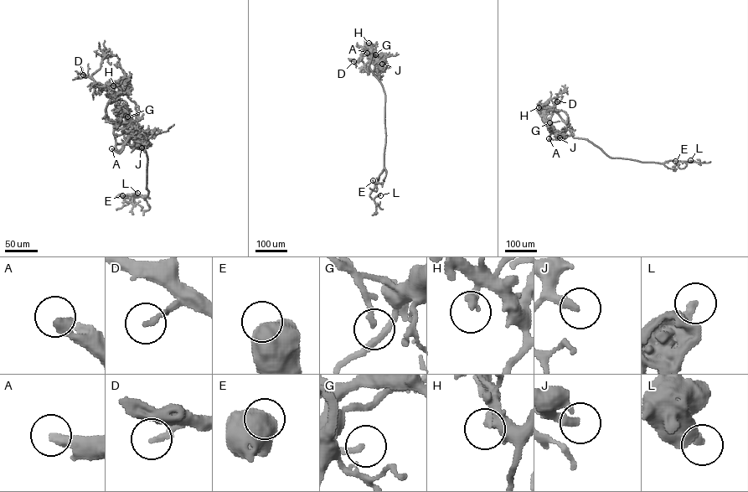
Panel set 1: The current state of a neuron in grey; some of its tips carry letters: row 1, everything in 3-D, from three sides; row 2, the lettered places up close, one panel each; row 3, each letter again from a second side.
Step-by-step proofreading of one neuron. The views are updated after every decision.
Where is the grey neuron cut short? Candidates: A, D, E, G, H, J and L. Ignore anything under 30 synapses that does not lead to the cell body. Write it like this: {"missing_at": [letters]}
{"missing_at": ["A", "G", "J"]}

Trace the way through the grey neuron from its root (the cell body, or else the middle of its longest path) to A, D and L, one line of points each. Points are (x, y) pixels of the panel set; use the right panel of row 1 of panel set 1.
A: (590, 142), (571, 135), (549, 137), (548, 140), (549, 138)
D: (590, 142), (571, 135), (550, 138), (550, 130), (544, 118), (542, 108), (553, 106), (557, 101)
L: (590, 142), (611, 157), (660, 163), (690, 160)

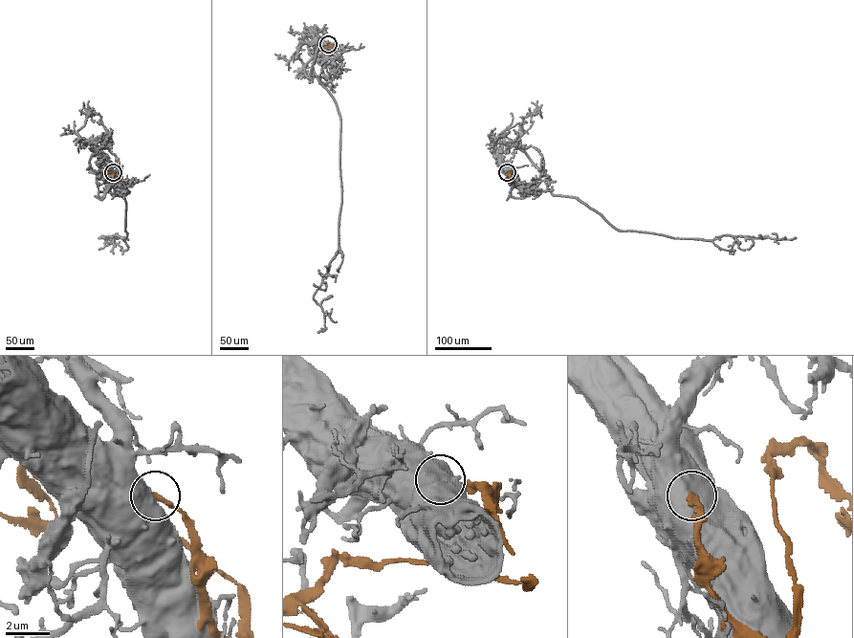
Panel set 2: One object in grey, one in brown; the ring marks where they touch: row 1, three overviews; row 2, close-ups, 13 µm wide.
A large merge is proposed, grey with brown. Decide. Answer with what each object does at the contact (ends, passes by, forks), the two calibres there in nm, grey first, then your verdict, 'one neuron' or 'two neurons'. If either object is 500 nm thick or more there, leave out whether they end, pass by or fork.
750 nm thick on the grey side, 240 nm on the other; two neurons

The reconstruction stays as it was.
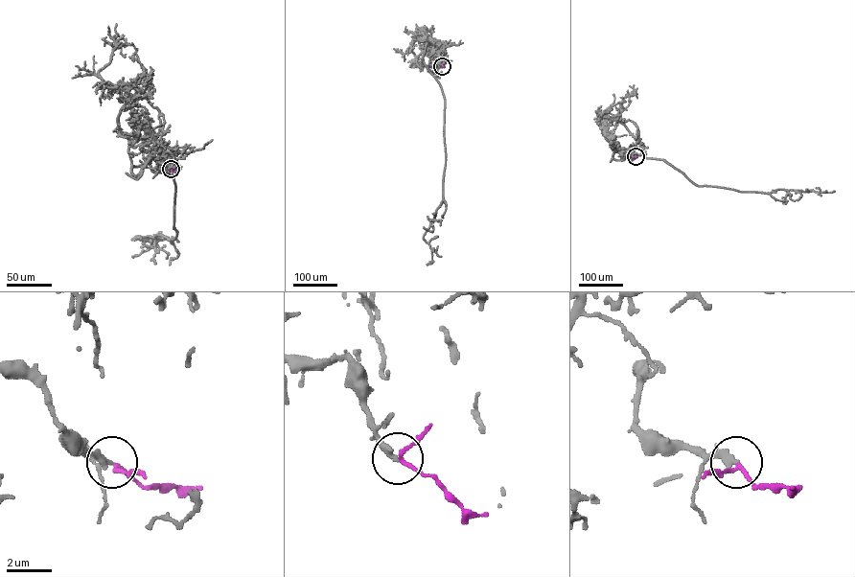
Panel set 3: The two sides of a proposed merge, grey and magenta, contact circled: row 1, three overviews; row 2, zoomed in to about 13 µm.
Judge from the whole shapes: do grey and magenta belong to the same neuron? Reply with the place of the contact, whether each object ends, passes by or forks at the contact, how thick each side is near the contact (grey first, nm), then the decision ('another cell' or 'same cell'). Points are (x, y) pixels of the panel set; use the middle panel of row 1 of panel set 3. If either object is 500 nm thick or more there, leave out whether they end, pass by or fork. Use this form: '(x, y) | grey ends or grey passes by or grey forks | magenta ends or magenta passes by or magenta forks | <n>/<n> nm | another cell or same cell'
(442, 66) | grey ends | magenta passes by | 320/150 nm | same cell

